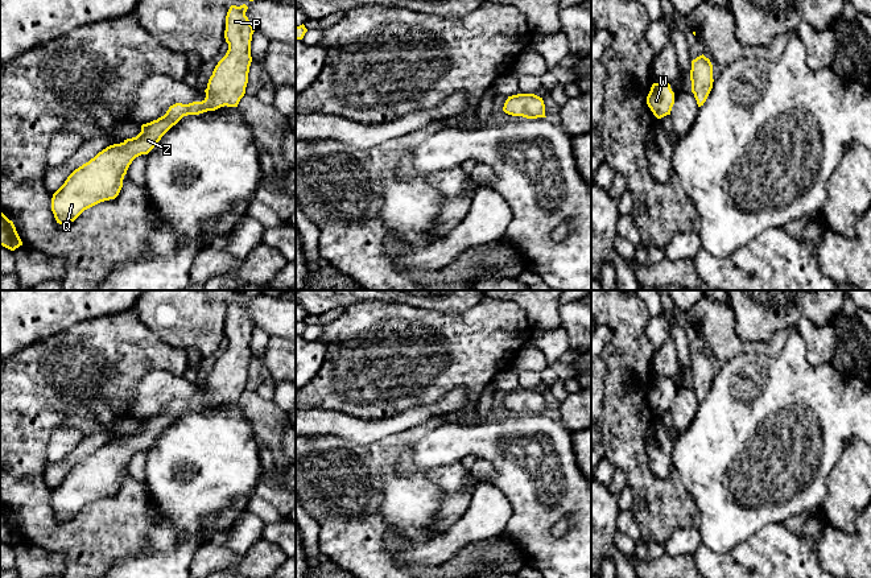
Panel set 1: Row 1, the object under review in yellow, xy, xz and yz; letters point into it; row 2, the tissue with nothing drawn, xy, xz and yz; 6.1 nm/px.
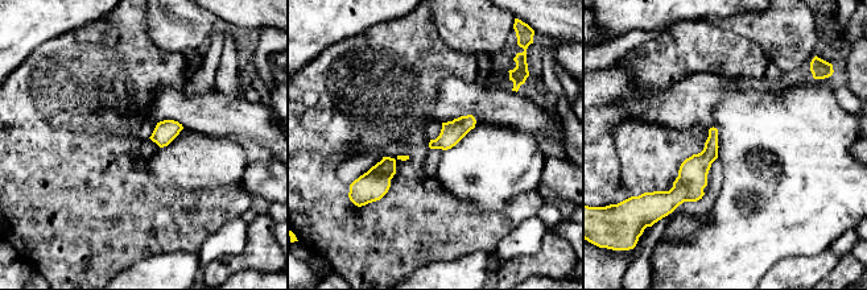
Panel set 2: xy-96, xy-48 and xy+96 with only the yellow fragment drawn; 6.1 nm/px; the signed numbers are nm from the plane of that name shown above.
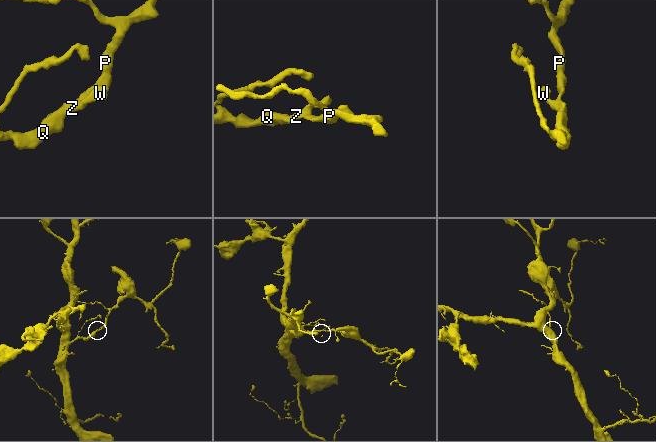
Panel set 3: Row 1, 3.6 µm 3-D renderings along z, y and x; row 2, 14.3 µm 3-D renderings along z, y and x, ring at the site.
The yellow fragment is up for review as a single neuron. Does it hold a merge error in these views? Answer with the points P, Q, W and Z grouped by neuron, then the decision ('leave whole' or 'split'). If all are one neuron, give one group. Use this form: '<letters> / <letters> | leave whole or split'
P Q W Z | leave whole

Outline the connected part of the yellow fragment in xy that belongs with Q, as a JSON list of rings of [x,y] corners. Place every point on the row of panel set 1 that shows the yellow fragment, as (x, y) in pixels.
[[[245,4],[231,5],[227,12],[224,38],[228,50],[209,79],[206,98],[202,102],[170,106],[164,116],[143,124],[136,137],[107,146],[75,169],[53,194],[51,211],[57,223],[70,224],[84,210],[115,199],[132,161],[148,154],[183,116],[215,111],[224,106],[238,107],[245,94],[252,62],[251,41],[255,29],[245,16],[247,9]]]

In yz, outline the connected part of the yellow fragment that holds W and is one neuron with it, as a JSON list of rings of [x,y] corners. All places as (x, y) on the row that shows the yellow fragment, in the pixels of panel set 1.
[[[668,82],[653,83],[647,96],[647,104],[657,119],[670,115],[674,92]]]

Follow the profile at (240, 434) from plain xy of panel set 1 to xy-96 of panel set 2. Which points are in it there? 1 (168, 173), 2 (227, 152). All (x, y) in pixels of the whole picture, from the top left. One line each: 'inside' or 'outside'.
1: inside
2: inside

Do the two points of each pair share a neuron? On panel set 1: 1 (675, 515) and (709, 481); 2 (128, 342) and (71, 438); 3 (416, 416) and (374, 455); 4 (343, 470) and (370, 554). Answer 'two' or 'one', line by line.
1: two
2: two
3: two
4: one

